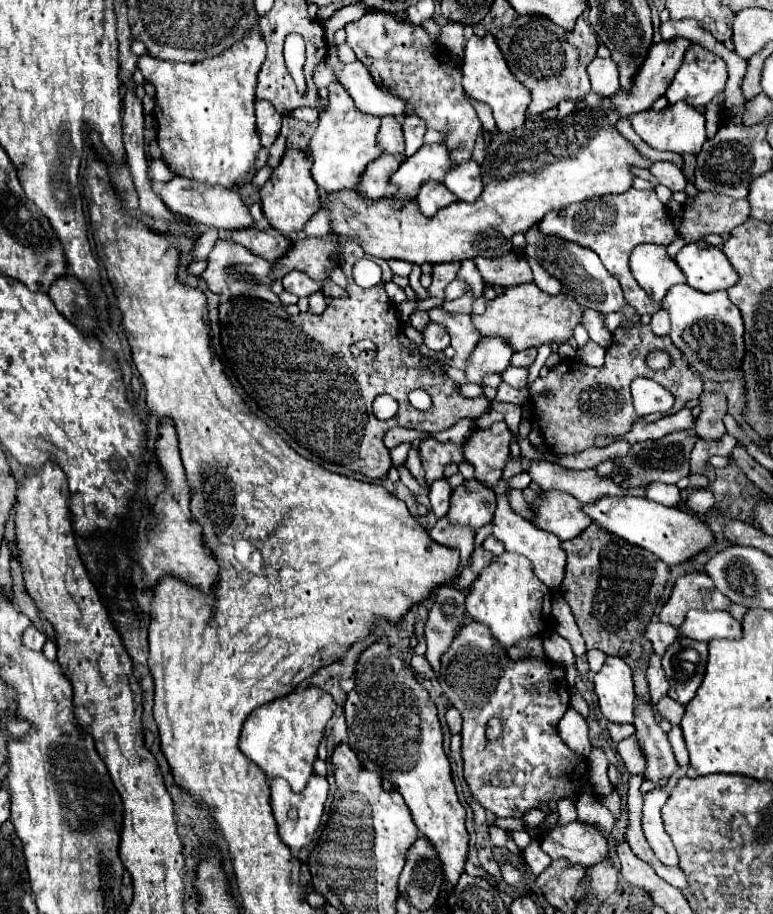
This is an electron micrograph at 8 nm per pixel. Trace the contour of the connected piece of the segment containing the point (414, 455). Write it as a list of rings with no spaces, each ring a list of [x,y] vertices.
[[[410,449],[410,453],[408,453],[408,459],[406,459],[406,469],[420,481],[420,483],[424,483],[424,477],[422,477],[422,465],[420,465],[420,455],[418,455],[418,449]]]

